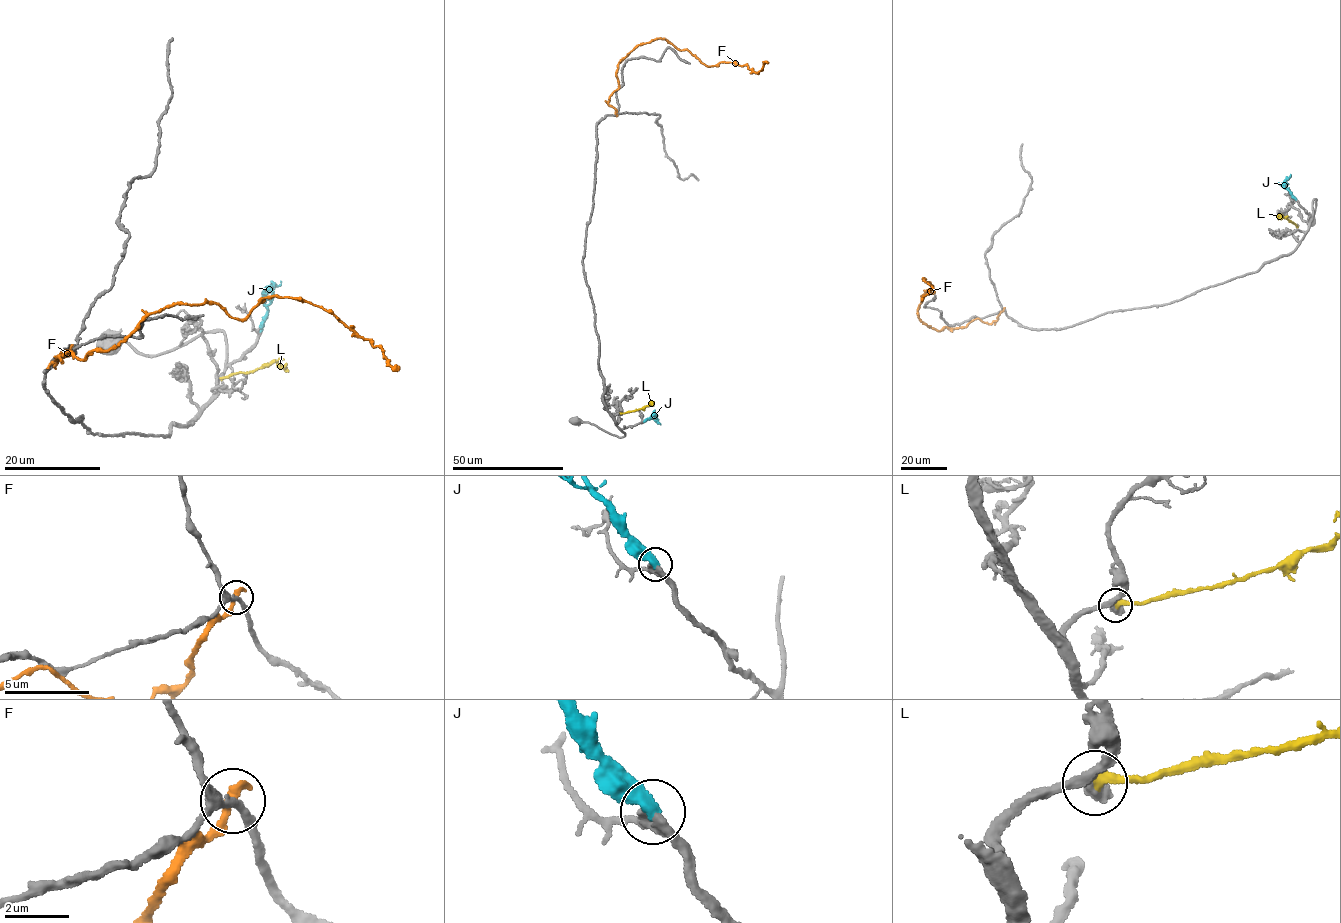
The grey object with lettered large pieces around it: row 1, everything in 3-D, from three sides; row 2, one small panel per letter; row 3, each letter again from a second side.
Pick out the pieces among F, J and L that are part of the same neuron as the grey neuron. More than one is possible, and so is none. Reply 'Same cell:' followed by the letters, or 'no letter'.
Same cell: J

